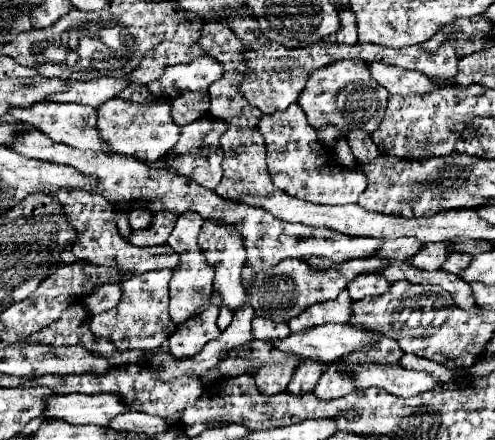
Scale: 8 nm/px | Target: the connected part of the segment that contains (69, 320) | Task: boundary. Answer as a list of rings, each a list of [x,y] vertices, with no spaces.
[[[76,302],[76,306],[68,306],[64,314],[52,324],[48,324],[44,330],[30,334],[24,342],[26,344],[46,344],[46,346],[82,346],[88,352],[95,352],[106,356],[111,366],[122,366],[129,363],[137,363],[144,358],[144,352],[132,350],[132,352],[119,352],[112,340],[108,338],[96,338],[90,332],[90,314],[84,310],[82,304]]]

